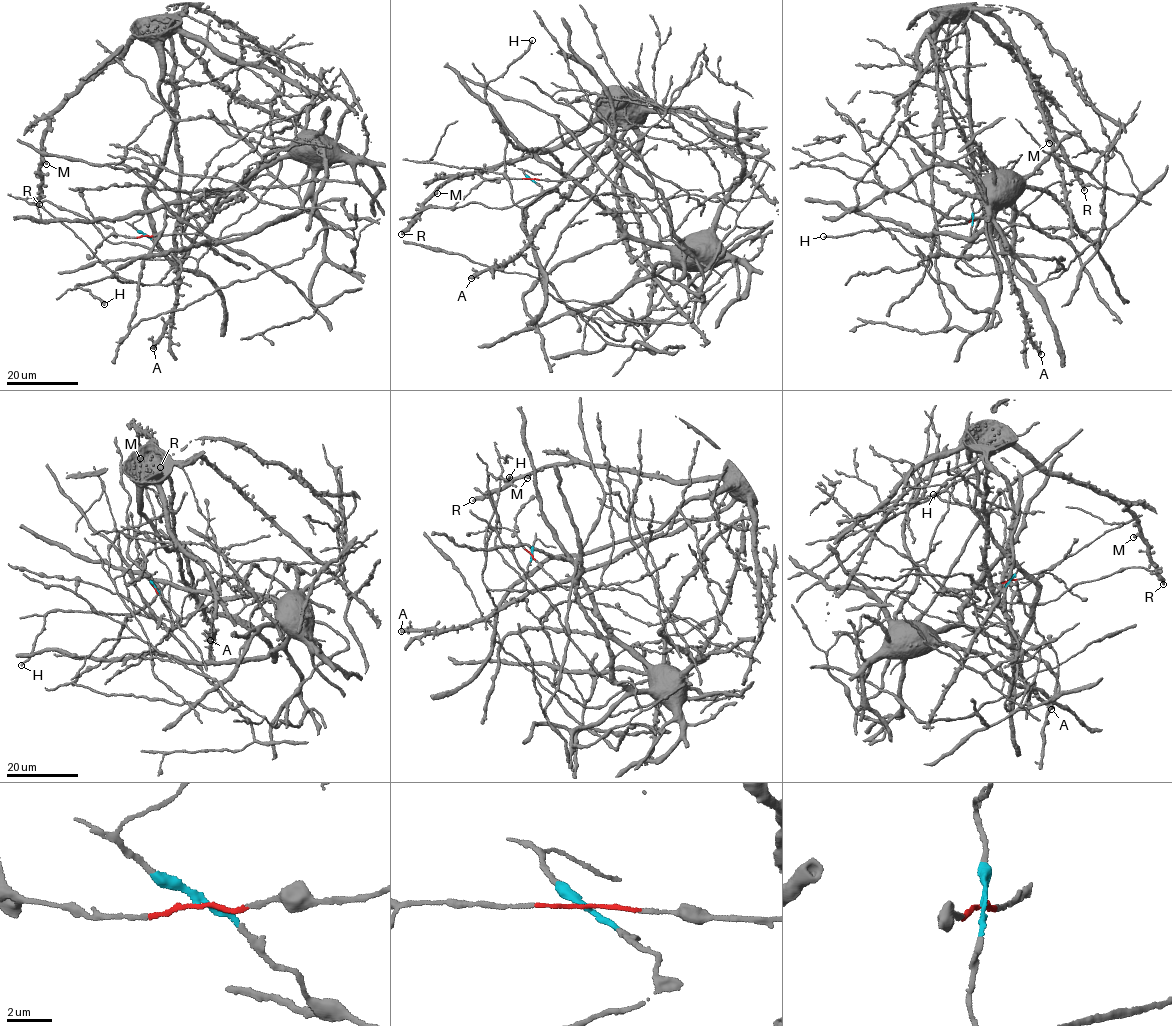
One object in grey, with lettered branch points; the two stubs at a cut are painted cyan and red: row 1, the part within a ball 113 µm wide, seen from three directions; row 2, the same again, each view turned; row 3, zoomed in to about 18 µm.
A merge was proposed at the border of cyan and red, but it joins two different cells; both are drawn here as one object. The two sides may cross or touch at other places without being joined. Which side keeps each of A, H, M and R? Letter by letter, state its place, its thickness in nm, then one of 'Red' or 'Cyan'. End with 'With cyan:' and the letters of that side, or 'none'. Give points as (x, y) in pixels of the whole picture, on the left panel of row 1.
A: Place: (153, 348). Thickness 600 nm. Cyan
H: Place: (104, 304). Thickness 240 nm. Cyan
M: Place: (46, 164). Thickness 420 nm. Cyan
R: Place: (39, 204). Thickness 360 nm. Cyan
With cyan: A, H, M, R

